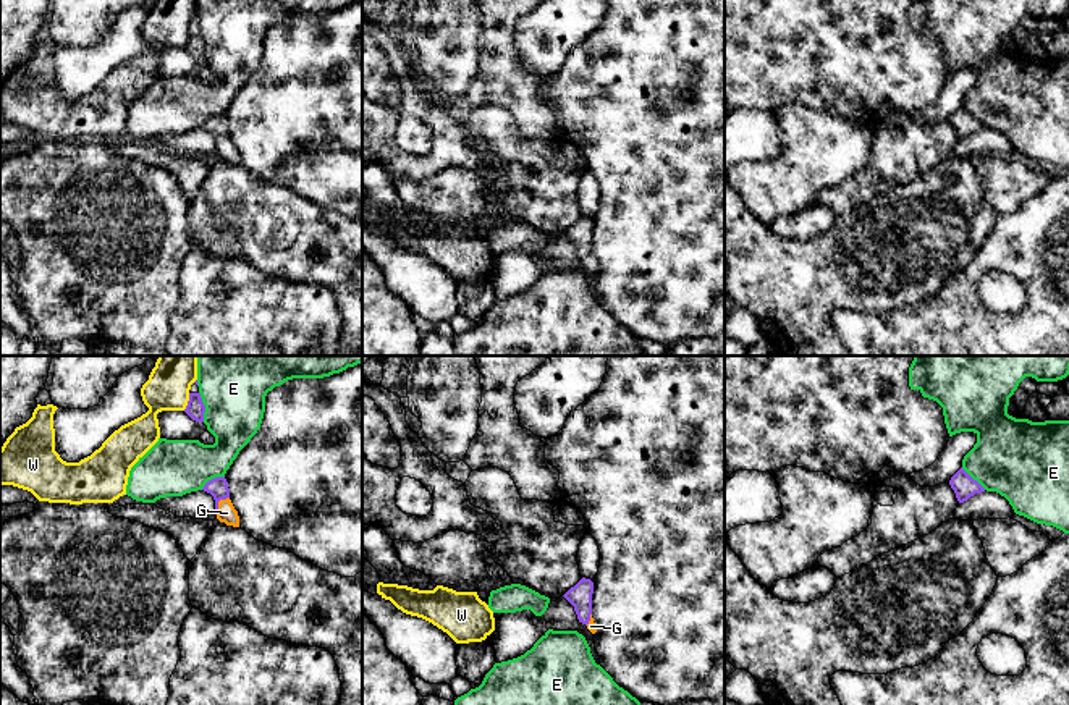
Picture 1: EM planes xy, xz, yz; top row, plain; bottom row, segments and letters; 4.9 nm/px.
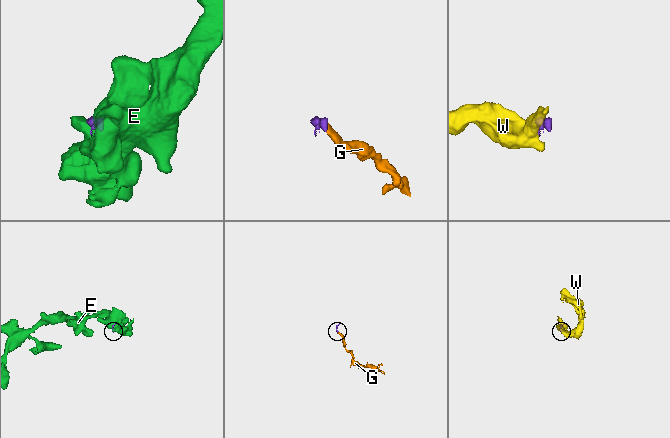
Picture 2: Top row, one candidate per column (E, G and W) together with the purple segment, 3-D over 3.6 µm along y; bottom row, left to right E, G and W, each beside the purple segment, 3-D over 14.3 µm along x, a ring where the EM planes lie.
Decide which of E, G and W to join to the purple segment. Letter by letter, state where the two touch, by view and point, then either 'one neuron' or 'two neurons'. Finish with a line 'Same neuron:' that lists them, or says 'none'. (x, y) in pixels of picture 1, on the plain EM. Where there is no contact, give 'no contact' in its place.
E: xy (204, 44) | two neurons
G: xy (217, 141) | one neuron
W: xy (188, 39) | two neurons
Same neuron: G

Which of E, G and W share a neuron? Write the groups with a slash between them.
E / G / W

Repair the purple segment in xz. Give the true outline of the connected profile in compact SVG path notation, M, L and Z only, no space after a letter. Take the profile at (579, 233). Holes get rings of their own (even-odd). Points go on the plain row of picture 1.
M582 215L574 225L571 225L563 234L574 244L579 260L595 272L597 265L592 255L592 231L594 220Z

